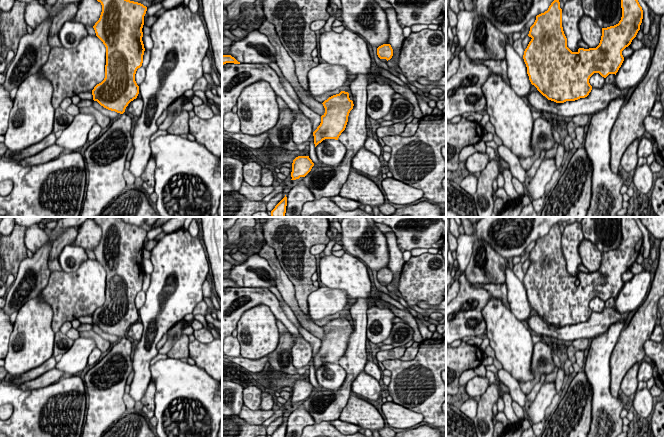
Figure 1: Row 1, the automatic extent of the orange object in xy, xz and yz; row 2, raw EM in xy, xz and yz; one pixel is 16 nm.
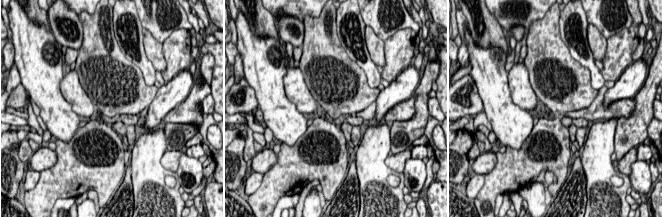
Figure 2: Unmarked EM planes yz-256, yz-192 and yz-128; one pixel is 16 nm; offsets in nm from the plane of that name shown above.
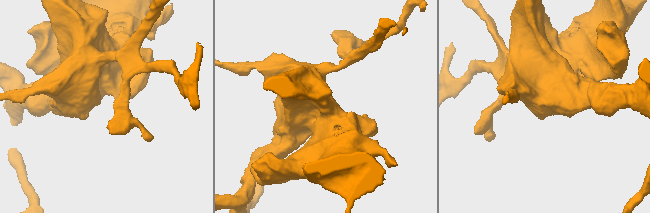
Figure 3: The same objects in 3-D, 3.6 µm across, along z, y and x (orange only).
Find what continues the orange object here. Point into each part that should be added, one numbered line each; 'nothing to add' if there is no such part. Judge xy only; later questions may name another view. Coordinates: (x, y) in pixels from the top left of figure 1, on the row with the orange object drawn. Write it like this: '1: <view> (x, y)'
1: xy (105, 157)

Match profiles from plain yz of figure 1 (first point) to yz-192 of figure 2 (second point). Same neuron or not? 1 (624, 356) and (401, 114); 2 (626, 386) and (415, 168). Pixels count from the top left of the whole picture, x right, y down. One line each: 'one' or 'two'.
1: two
2: two

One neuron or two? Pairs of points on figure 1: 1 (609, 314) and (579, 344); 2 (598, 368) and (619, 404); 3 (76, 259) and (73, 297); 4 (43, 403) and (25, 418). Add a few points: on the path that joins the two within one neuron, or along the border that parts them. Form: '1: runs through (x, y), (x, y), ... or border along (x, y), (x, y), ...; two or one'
1: border along (588, 338), (576, 338), (570, 343); two
2: runs through (599, 378), (600, 390), (609, 399); one
3: border along (87, 258), (75, 271), (62, 271); two
4: runs through (39, 407), (29, 417); one

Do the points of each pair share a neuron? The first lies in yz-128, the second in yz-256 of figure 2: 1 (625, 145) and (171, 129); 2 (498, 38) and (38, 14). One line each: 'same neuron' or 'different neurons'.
1: same neuron
2: same neuron

